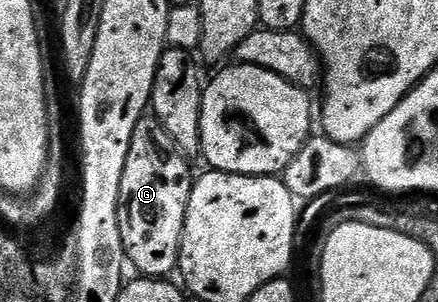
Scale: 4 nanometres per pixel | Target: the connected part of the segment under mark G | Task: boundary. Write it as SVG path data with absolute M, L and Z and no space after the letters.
M154 117L138 121L134 137L130 141L130 153L126 157L126 169L122 169L122 187L118 193L118 229L127 262L137 267L139 274L154 279L164 279L177 270L180 261L180 242L186 221L186 205L194 182L194 174L188 168L189 160L170 141L166 129Z

